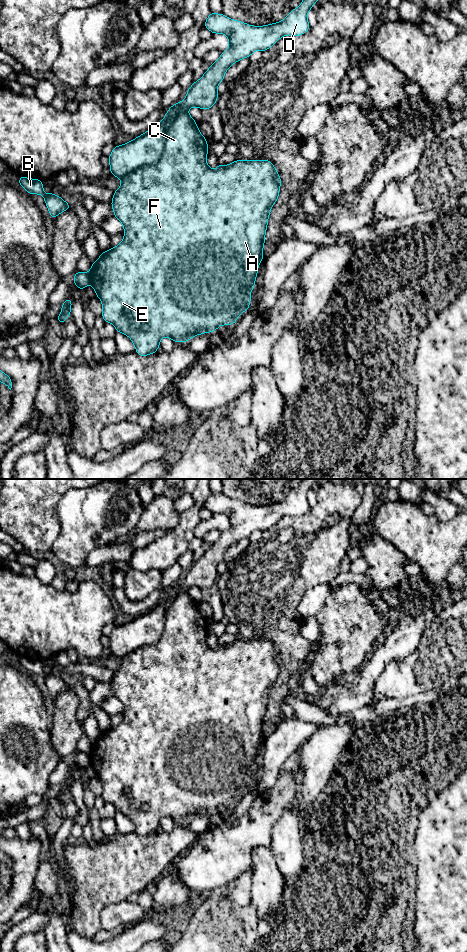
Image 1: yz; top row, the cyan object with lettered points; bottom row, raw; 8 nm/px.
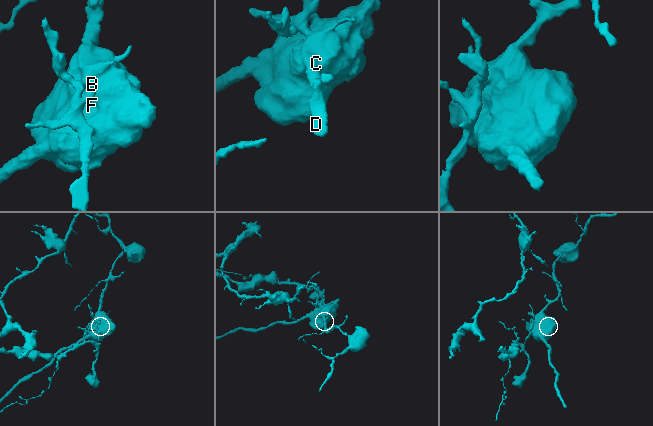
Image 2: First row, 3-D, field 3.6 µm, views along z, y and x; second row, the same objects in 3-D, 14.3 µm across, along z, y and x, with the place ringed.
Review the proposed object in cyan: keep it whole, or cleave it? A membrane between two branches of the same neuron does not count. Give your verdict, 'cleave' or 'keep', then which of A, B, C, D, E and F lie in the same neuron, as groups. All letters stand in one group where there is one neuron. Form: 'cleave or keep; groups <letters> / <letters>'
cleave; groups A C E F / B D

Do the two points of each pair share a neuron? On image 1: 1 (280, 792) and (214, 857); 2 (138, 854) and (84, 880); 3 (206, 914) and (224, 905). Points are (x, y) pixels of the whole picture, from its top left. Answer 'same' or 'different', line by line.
1: same
2: same
3: same

